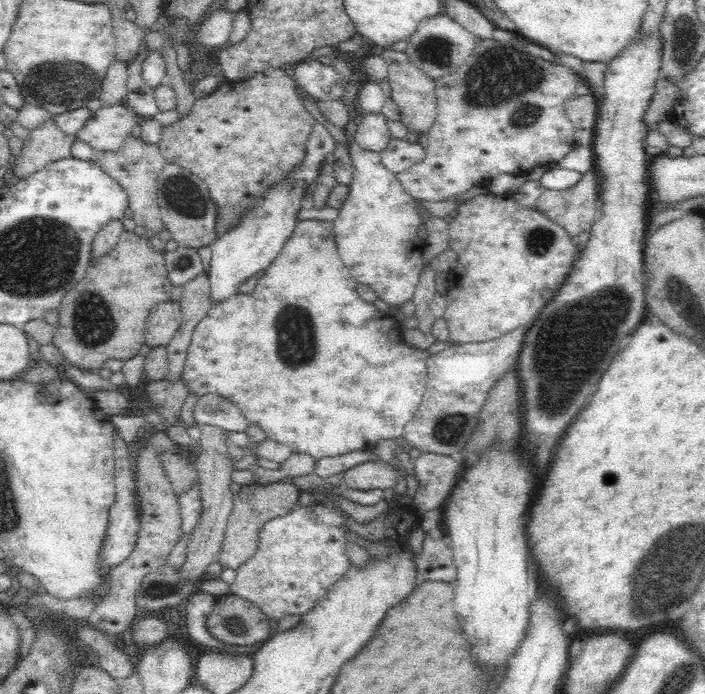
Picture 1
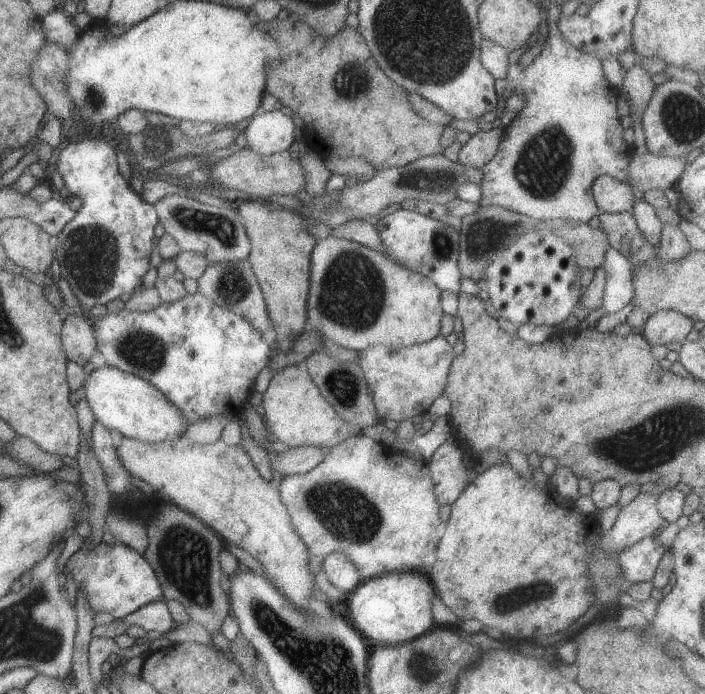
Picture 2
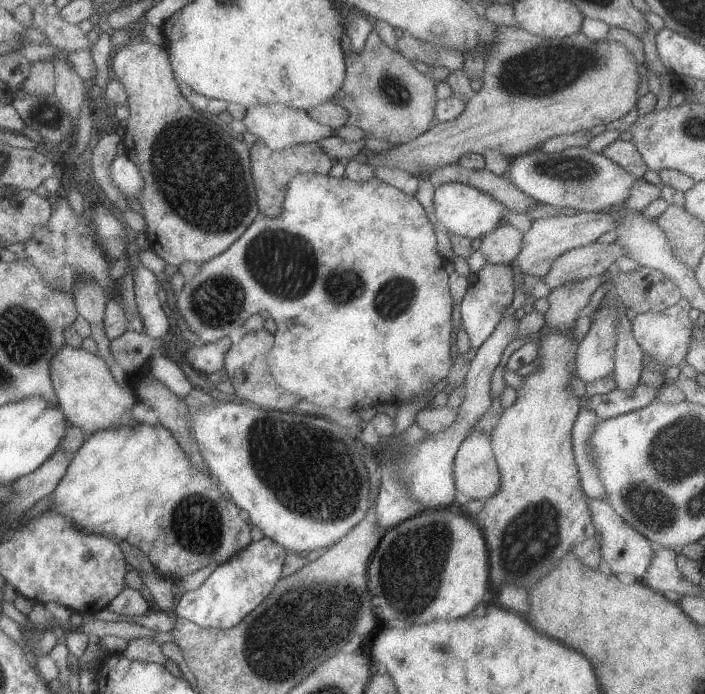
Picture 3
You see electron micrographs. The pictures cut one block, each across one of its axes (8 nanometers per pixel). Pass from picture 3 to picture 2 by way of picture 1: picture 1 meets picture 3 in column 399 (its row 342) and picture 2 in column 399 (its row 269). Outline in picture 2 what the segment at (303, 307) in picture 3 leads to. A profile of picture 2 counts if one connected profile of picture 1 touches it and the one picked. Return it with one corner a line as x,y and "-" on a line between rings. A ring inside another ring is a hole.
335,236
317,240
311,252
307,324
341,348
361,352
369,344
409,348
441,334
441,290
423,274
389,262
383,252

